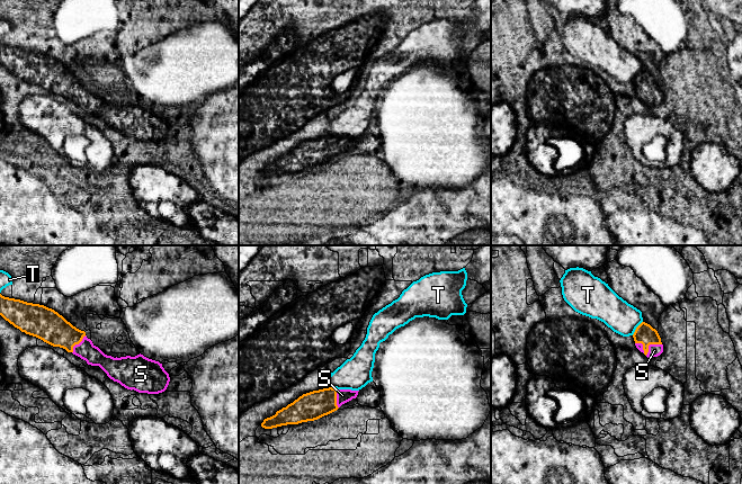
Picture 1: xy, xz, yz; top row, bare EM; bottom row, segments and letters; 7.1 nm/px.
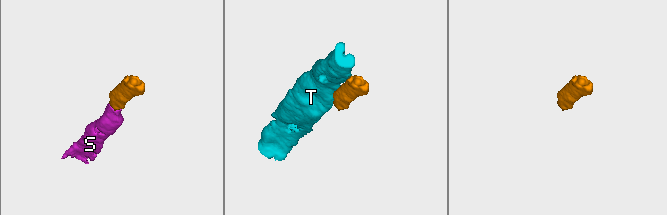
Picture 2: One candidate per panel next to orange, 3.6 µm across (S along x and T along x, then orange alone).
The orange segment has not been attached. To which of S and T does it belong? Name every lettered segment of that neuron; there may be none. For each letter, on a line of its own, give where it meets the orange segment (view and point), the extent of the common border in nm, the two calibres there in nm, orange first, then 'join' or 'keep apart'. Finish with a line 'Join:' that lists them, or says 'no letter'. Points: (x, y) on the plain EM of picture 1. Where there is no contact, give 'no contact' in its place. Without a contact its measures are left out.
S: yz (650, 91) | 150 nm | 140/90 nm | join
T: yz (636, 75) | 130 nm | 140/220 nm | keep apart
Join: S

